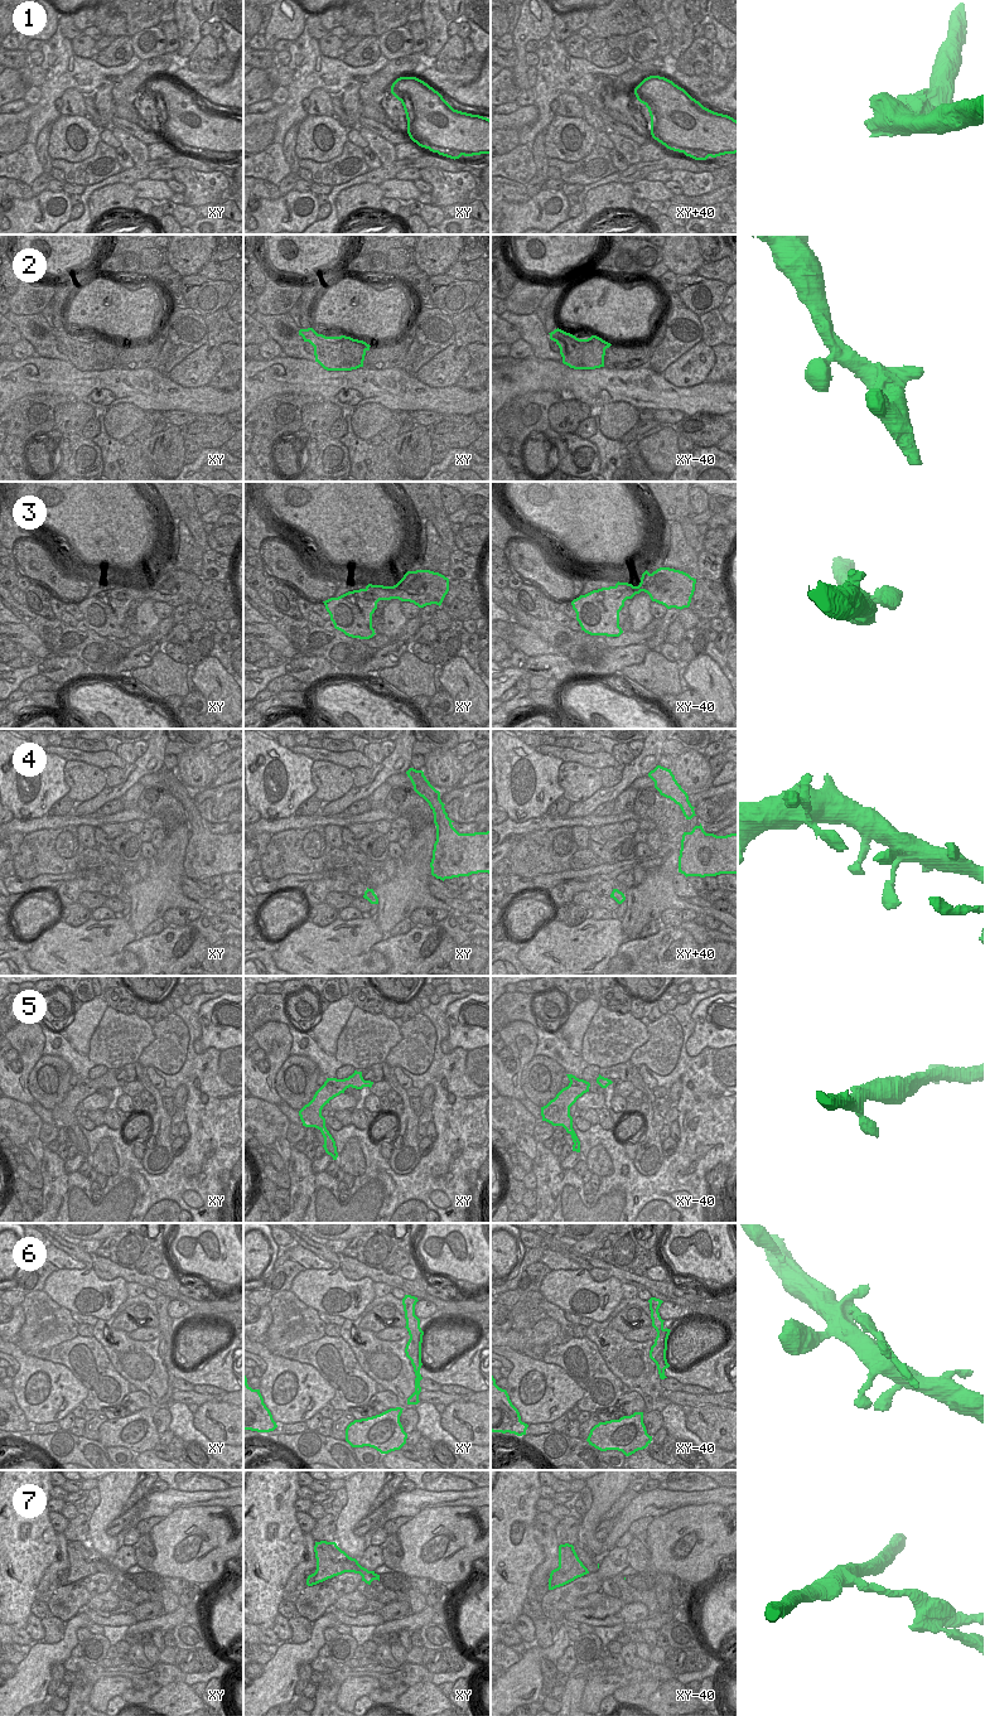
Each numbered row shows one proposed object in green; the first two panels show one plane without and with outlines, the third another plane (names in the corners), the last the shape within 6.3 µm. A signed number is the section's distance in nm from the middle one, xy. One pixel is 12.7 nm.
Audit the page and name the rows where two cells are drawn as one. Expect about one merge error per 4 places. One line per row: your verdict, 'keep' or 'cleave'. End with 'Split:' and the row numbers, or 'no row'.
1: cleave
2: keep
3: keep
4: keep
5: keep
6: keep
7: cleave
Split: 1, 7

